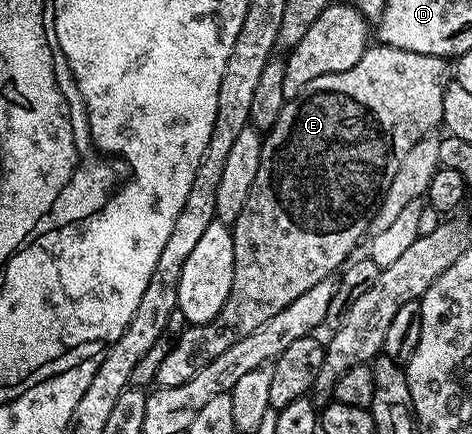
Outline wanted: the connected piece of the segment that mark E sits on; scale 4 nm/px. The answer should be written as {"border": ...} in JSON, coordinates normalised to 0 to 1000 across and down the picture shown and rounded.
{"border":[[[788,101],[750,157],[674,175],[648,194],[642,212],[604,233],[589,276],[557,311],[555,369],[530,452],[521,452],[521,472],[489,514],[496,645],[487,654],[487,682],[479,682],[479,700],[470,700],[453,737],[426,751],[388,753],[381,781],[360,795],[335,846],[326,878],[333,892],[394,885],[394,876],[419,866],[445,829],[462,829],[479,802],[504,793],[513,774],[530,774],[530,765],[564,747],[564,737],[589,728],[606,700],[623,700],[623,691],[631,691],[640,673],[657,673],[665,654],[697,647],[756,583],[754,565],[773,555],[788,500],[826,433],[826,415],[835,415],[843,396],[843,378],[852,378],[860,350],[869,350],[886,323],[909,316],[922,302],[915,297],[934,288],[936,221],[945,221],[951,187],[953,152],[943,136]]]}

